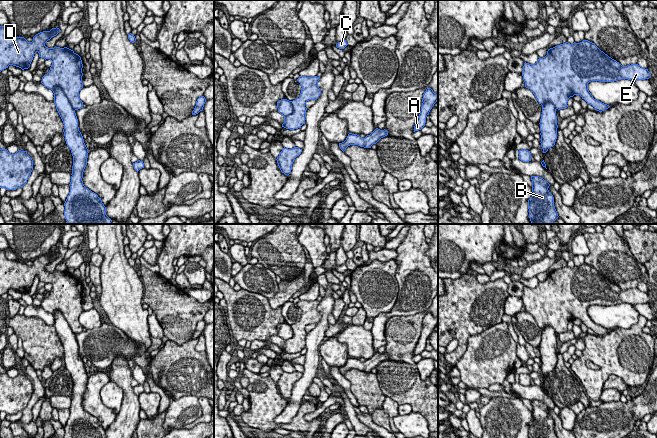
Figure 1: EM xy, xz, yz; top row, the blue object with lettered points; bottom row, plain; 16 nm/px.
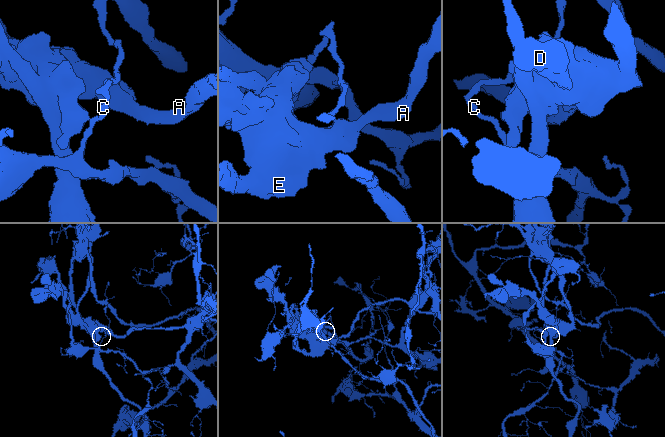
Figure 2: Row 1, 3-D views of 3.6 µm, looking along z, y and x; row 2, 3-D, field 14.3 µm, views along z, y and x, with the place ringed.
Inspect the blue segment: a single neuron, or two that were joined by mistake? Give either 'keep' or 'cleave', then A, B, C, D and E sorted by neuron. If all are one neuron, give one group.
cleave; A D E / B C

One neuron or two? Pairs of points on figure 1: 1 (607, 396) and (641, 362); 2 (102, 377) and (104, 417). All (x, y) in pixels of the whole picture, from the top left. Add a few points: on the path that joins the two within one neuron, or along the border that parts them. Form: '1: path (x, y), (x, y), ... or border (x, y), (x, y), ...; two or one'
1: border (603, 389), (598, 400); two
2: path (95, 387), (96, 407); one

